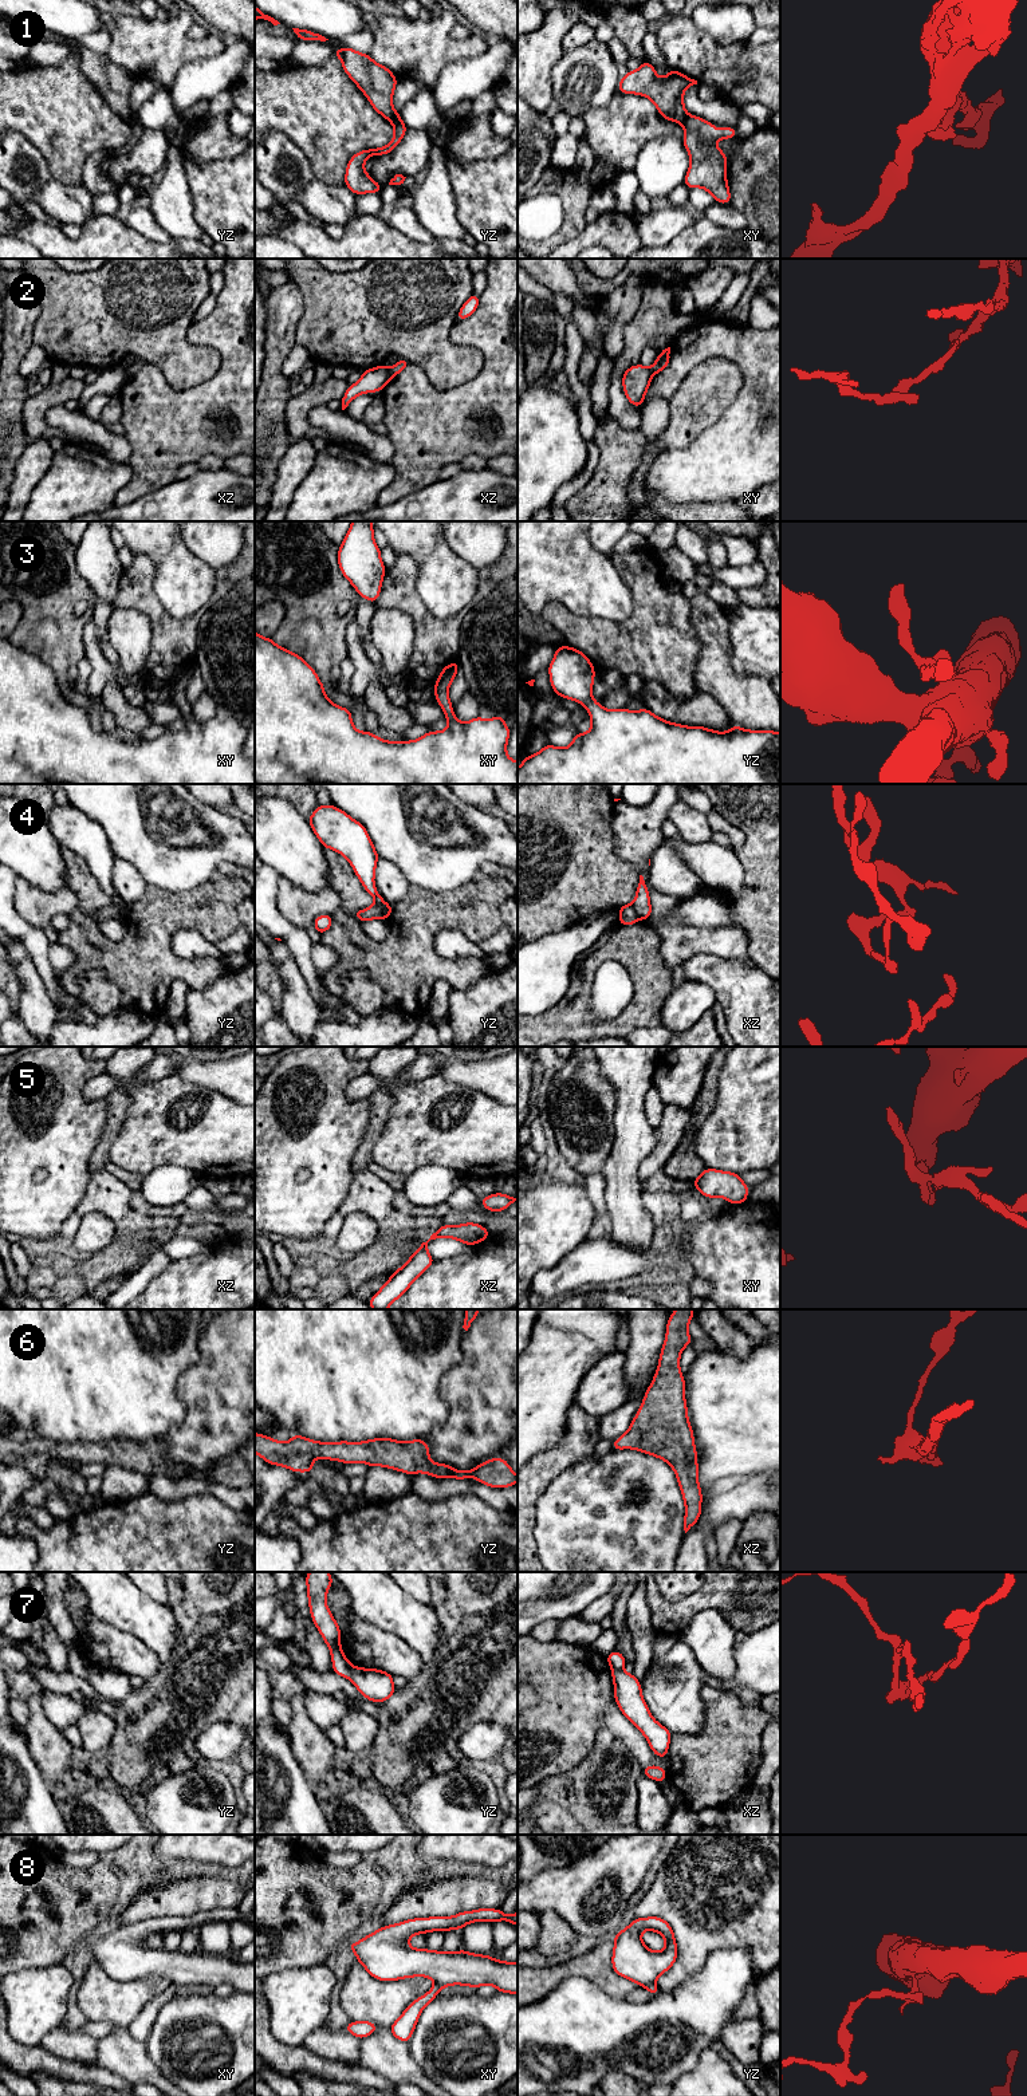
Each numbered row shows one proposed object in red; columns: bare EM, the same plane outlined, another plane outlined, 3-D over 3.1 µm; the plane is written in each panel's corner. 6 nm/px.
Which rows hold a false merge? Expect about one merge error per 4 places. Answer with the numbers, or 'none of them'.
1, 2, 4, 7

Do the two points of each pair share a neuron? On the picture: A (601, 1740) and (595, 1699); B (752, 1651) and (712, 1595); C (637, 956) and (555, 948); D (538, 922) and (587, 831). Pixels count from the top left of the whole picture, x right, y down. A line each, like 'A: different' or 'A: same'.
A: different
B: different
C: different
D: same

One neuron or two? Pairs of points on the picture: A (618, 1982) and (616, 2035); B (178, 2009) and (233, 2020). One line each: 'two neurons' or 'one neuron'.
A: two neurons
B: one neuron

